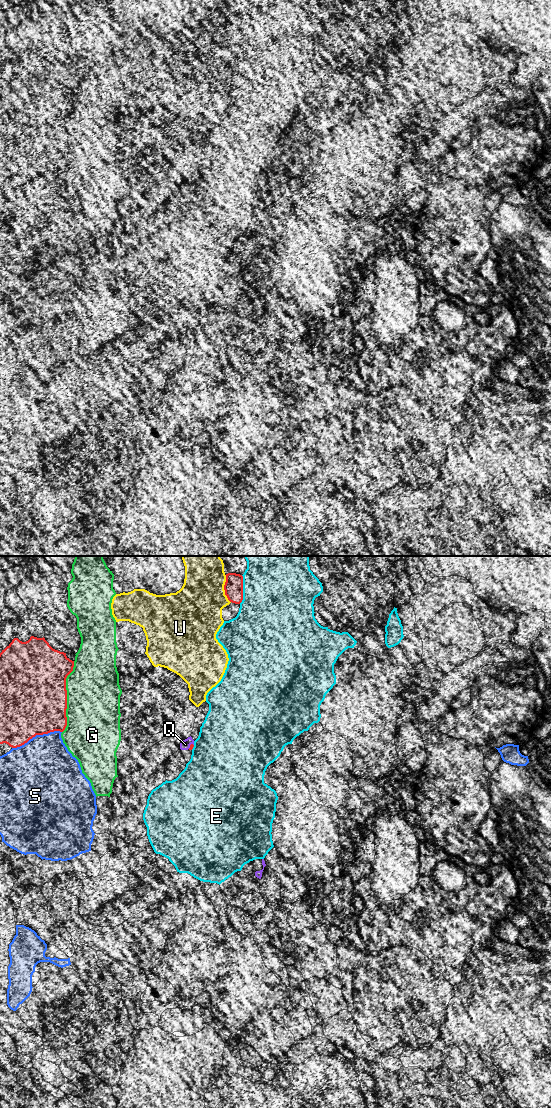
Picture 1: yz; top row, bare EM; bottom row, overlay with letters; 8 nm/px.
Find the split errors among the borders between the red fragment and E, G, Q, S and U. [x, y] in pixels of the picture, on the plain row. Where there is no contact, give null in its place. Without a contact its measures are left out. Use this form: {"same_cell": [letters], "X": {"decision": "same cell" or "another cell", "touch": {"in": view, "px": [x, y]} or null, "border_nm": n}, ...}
{"same_cell": ["Q"], "E": {"decision": "another cell", "touch": {"in": "yz", "px": [242, 29]}, "border_nm": 240}, "G": {"decision": "another cell", "touch": {"in": "yz", "px": [66, 137]}, "border_nm": 600}, "Q": {"decision": "same cell", "touch": {"in": "yz", "px": [190, 186]}, "border_nm": 60}, "S": {"decision": "another cell", "touch": {"in": "yz", "px": [36, 174]}, "border_nm": 420}, "U": {"decision": "another cell", "touch": {"in": "yz", "px": [224, 29]}, "border_nm": 220}}

